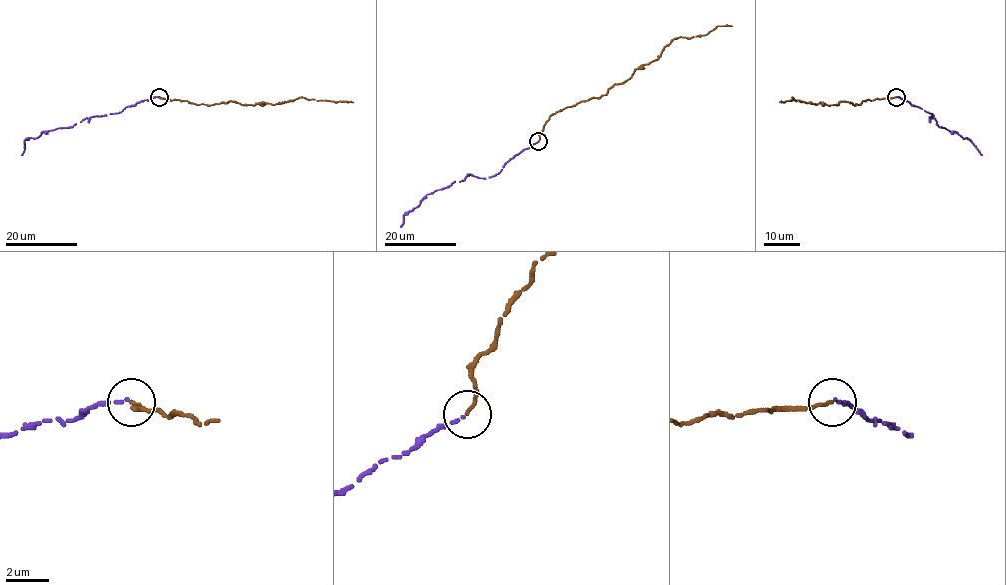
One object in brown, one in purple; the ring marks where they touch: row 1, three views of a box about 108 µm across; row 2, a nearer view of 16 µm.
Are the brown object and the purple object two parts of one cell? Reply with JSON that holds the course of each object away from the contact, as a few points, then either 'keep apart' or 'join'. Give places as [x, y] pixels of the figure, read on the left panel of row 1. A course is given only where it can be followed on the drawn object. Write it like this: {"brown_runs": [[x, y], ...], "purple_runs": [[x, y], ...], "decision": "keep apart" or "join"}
{"brown_runs": [[159, 96], [207, 105], [234, 101], [244, 104], [275, 104], [302, 97], [353, 102]], "purple_runs": [[158, 96], [141, 100], [115, 113], [89, 117], [71, 127], [43, 131], [35, 138], [28, 138], [21, 155]], "decision": "join"}

